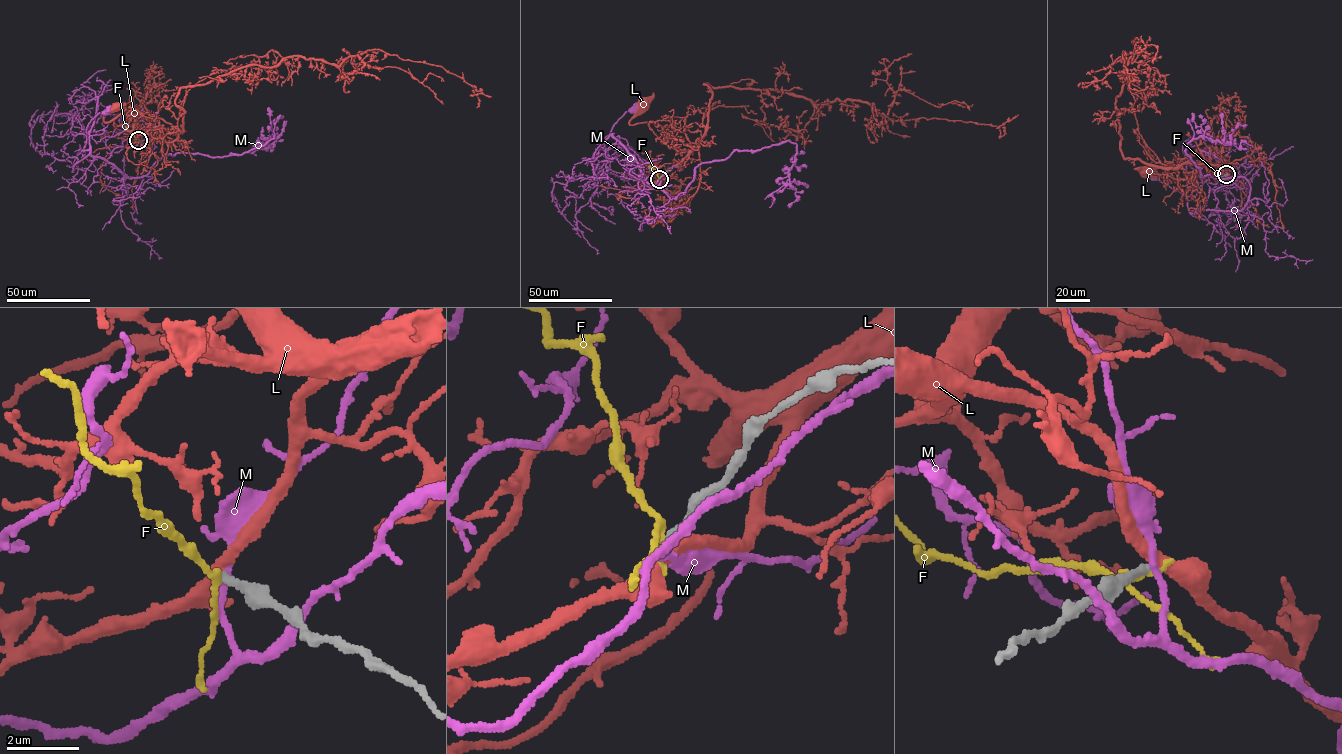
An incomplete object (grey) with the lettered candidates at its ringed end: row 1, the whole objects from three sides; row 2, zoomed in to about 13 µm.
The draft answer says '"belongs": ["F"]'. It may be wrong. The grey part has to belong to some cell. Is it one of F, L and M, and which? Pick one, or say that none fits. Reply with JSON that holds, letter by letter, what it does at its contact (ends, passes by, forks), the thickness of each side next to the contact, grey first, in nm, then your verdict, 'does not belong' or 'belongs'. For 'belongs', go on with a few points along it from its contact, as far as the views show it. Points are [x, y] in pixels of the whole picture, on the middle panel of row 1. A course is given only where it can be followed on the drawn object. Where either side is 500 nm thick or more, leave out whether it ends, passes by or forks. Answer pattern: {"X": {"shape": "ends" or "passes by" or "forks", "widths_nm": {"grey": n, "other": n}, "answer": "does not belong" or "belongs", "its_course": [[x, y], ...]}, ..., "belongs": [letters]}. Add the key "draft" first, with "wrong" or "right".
{"draft": "wrong", "F": {"shape": "passes by", "widths_nm": {"grey": 220, "other": 140}, "answer": "does not belong"}, "L": {"shape": "passes by", "widths_nm": {"grey": 200, "other": 320}, "answer": "does not belong"}, "M": {"shape": "passes by", "widths_nm": {"grey": 200, "other": 170}, "answer": "does not belong"}, "belongs": []}

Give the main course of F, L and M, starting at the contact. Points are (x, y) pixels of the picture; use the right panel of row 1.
F: (1226, 174), (1217, 174), (1212, 168)
L: (1226, 174), (1224, 168), (1208, 162), (1194, 163), (1186, 158), (1176, 164), (1164, 163), (1171, 182), (1146, 171)
M: (1226, 174), (1237, 180), (1217, 188), (1215, 208), (1192, 213), (1187, 194), (1153, 174)

